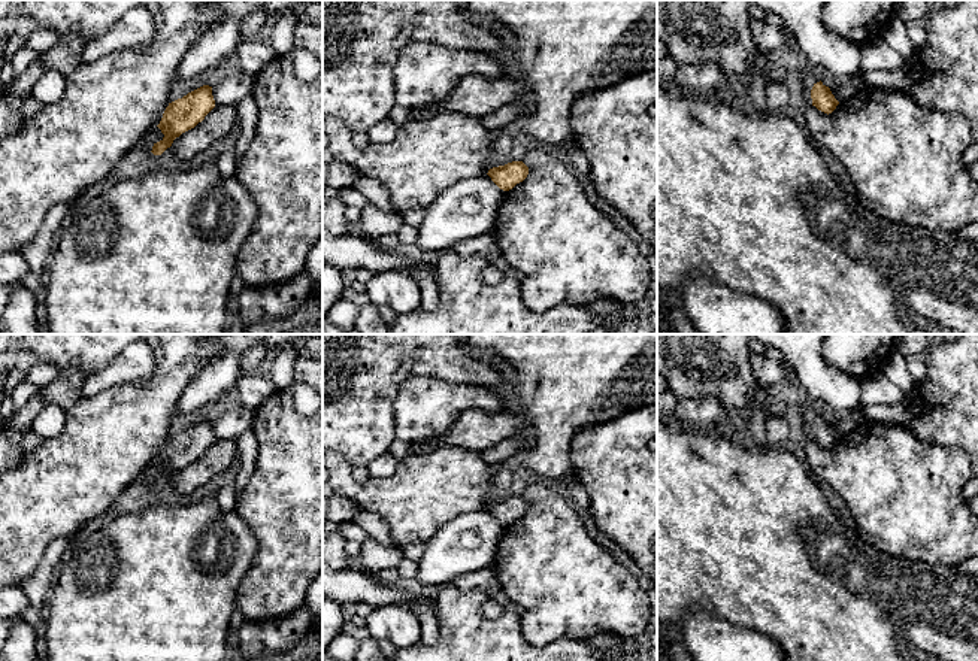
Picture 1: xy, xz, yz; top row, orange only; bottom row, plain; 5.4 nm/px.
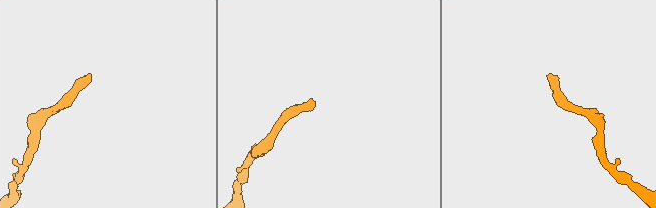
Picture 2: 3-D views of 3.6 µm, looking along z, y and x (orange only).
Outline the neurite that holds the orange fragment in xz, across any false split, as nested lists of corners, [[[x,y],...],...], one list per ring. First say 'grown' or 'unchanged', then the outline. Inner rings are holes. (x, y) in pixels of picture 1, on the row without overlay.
unchanged | [[[512,495],[490,503],[487,509],[500,524],[509,525],[527,512],[529,501],[523,495]]]

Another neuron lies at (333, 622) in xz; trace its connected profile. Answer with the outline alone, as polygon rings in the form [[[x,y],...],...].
[[[323,594],[323,654],[345,625],[340,604]]]

